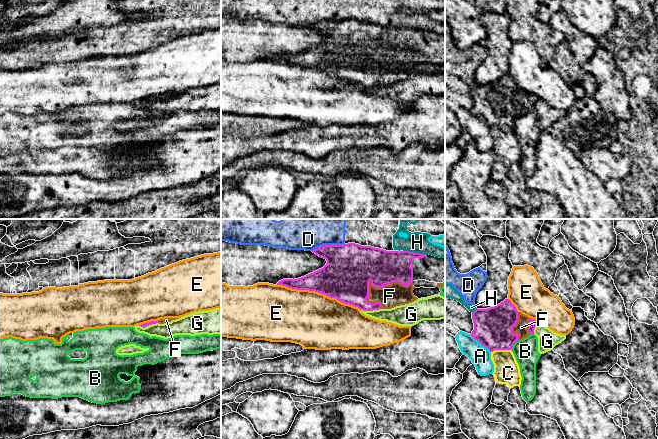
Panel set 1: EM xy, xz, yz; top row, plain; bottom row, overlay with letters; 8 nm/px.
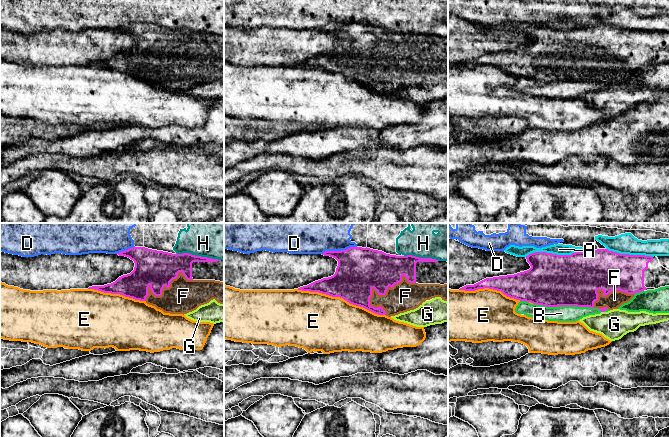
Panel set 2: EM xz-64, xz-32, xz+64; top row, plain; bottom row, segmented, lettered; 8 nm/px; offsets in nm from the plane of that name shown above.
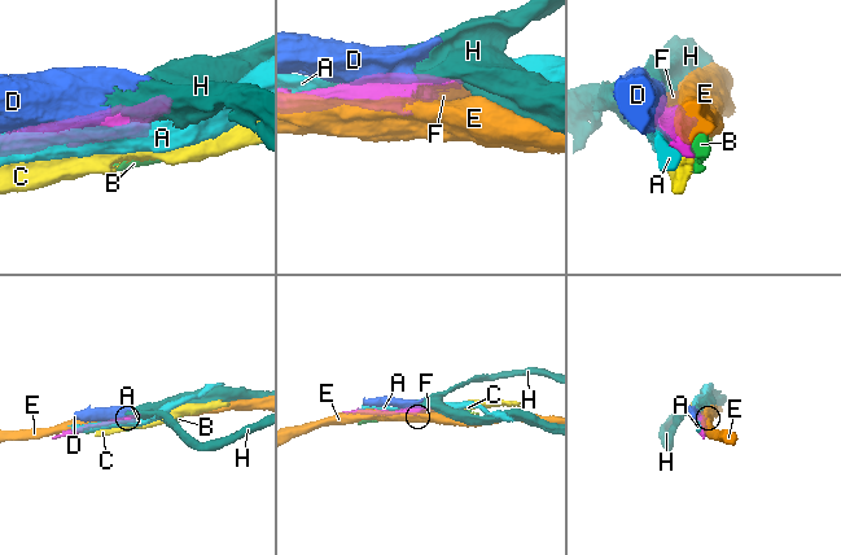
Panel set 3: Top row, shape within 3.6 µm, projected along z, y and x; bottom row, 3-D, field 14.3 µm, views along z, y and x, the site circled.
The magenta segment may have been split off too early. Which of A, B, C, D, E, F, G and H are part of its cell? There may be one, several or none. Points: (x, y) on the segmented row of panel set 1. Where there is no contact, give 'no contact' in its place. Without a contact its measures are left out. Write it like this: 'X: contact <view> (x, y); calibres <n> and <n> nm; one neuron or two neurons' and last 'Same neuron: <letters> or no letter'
A: contact yz (480, 343); calibres 300 and 160 nm; two neurons
B: contact yz (513, 344); calibres 300 and 190 nm; two neurons
C: contact yz (501, 349); calibres 300 and 200 nm; two neurons
D: contact xz (327, 245); calibres 380 and 460 nm; two neurons
E: contact xz (319, 292); calibres 380 and 440 nm; two neurons
F: contact xz (382, 286); calibres 300 and 190 nm; one neuron
G: contact xz (371, 310); calibres 280 and 160 nm; two neurons
H: contact xz (415, 253); calibres 260 and 170 nm; two neurons
Same neuron: F

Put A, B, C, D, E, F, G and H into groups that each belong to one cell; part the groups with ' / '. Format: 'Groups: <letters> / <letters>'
Groups: A / B / C / D H / E / F / G

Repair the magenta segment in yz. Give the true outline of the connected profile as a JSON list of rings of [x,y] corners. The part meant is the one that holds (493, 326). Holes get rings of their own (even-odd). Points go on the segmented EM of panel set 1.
[[[509,299],[487,309],[476,309],[472,313],[474,330],[471,336],[490,352],[494,350],[512,350],[516,341],[522,340],[531,334],[537,324],[535,319],[518,312]]]

